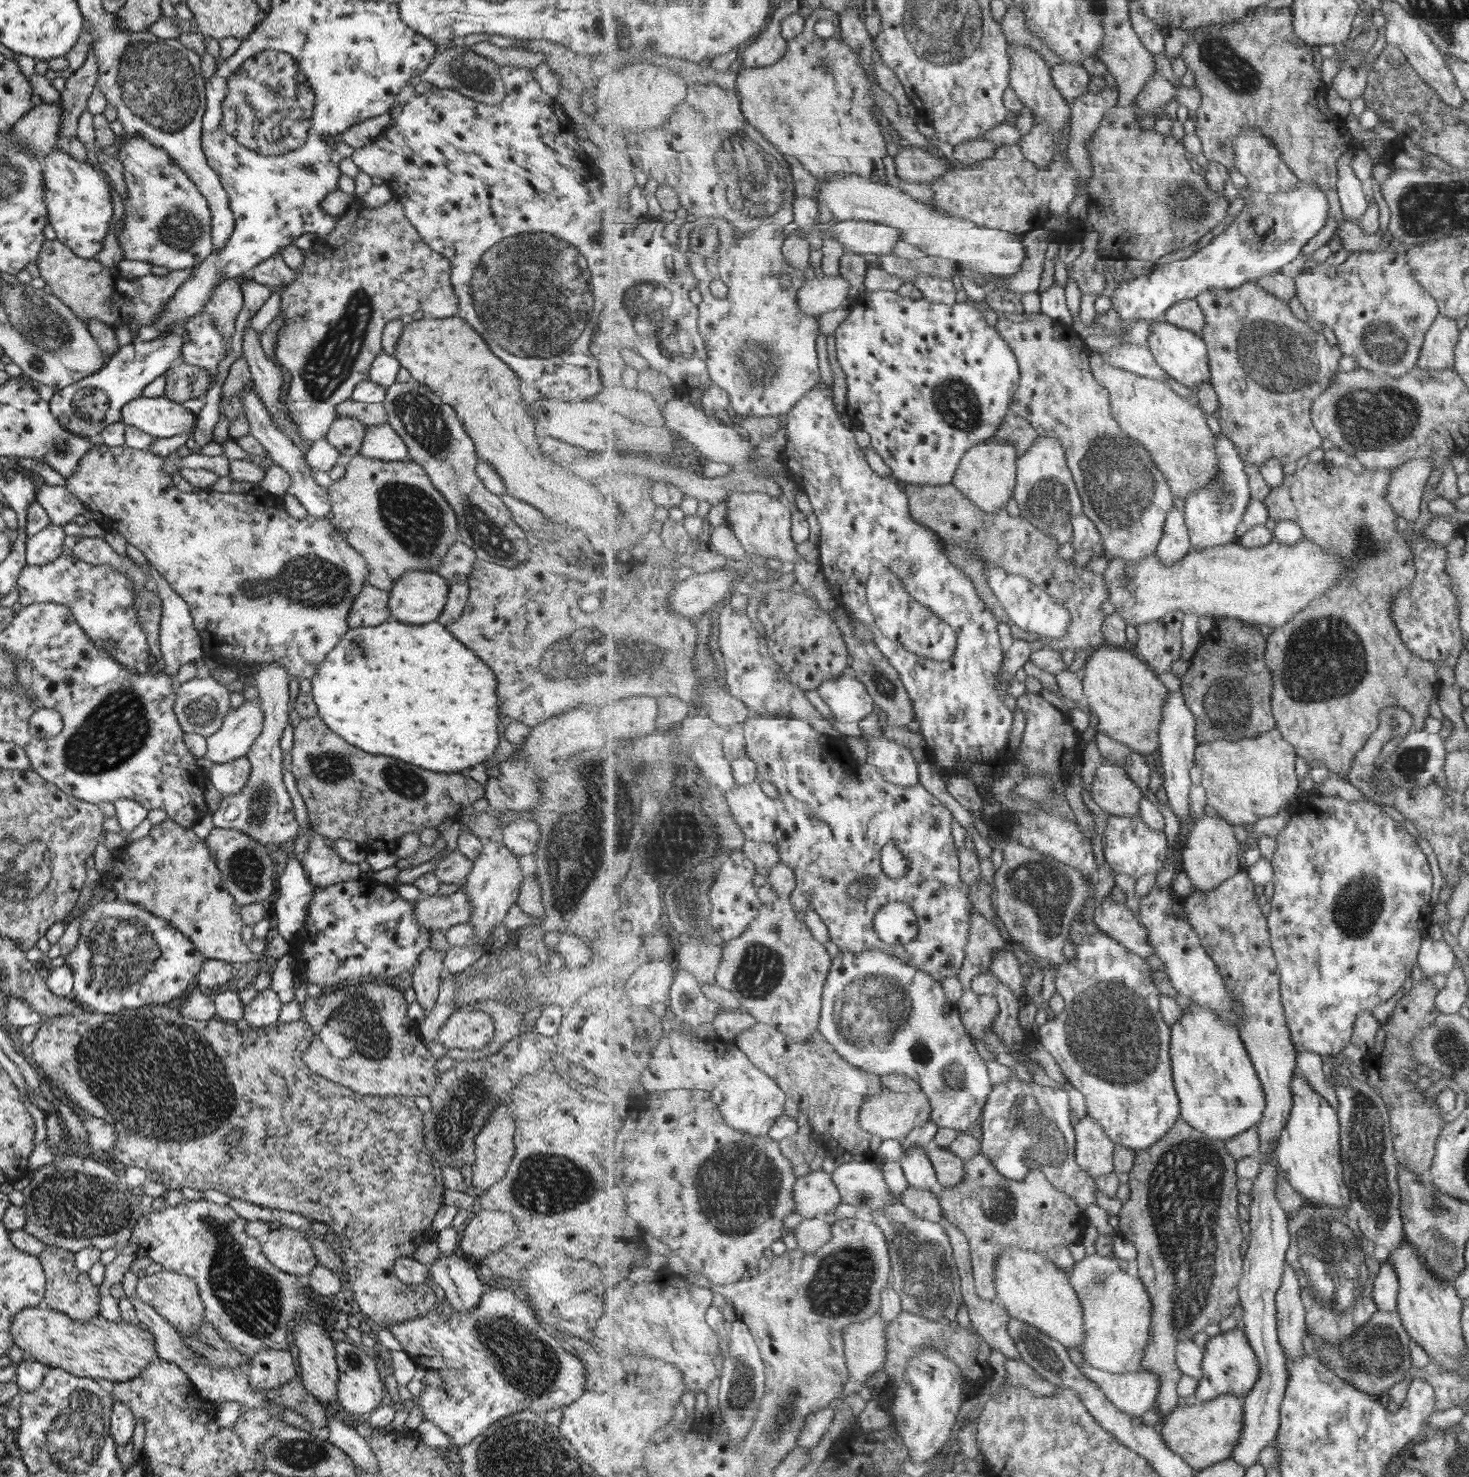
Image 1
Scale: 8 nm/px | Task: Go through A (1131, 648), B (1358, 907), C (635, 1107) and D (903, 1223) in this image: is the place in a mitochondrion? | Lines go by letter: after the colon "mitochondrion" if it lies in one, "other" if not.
A: other
B: mitochondrion
C: other
D: mitochondrion

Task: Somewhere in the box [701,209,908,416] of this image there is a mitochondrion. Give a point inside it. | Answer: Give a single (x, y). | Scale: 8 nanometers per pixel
(756, 362)

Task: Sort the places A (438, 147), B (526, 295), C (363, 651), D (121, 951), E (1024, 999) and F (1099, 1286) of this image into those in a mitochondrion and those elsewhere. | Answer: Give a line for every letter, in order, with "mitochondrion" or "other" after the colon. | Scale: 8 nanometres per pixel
A: other
B: mitochondrion
C: mitochondrion
D: mitochondrion
E: other
F: mitochondrion

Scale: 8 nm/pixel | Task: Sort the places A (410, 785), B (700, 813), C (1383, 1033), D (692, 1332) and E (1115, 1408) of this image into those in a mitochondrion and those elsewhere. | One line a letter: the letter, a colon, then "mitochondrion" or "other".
A: mitochondrion
B: mitochondrion
C: other
D: other
E: other

